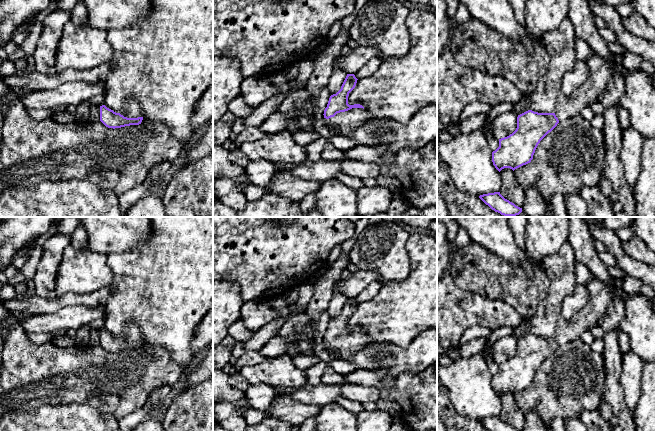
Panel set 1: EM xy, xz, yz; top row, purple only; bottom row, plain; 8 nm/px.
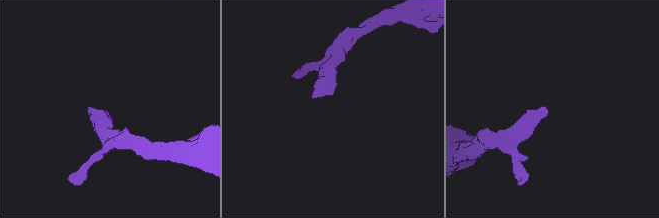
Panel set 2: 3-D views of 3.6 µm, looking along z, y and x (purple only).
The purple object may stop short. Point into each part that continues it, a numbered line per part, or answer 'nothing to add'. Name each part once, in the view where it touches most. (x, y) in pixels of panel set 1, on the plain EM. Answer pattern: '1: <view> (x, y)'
1: xz (343, 347)

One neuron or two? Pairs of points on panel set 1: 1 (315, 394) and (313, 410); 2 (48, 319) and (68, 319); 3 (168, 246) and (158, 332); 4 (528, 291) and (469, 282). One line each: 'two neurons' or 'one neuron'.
1: two neurons
2: one neuron
3: one neuron
4: one neuron

